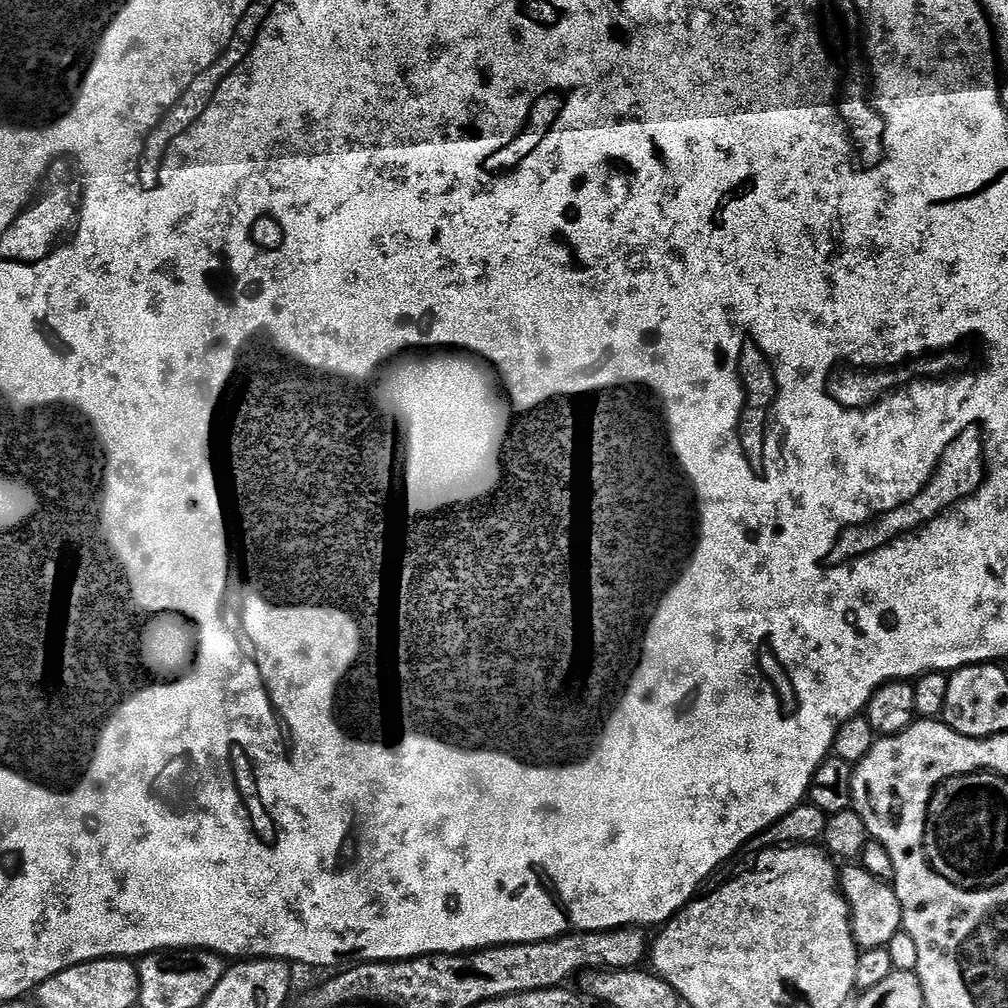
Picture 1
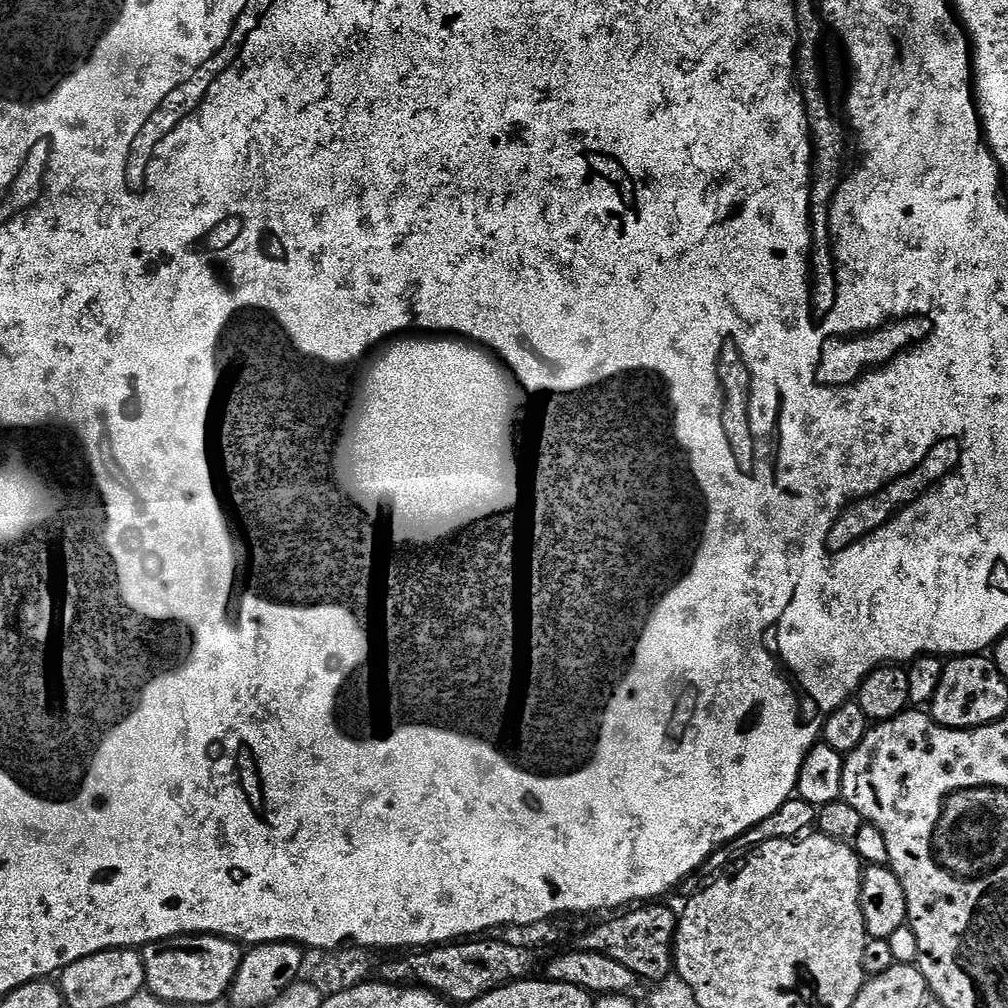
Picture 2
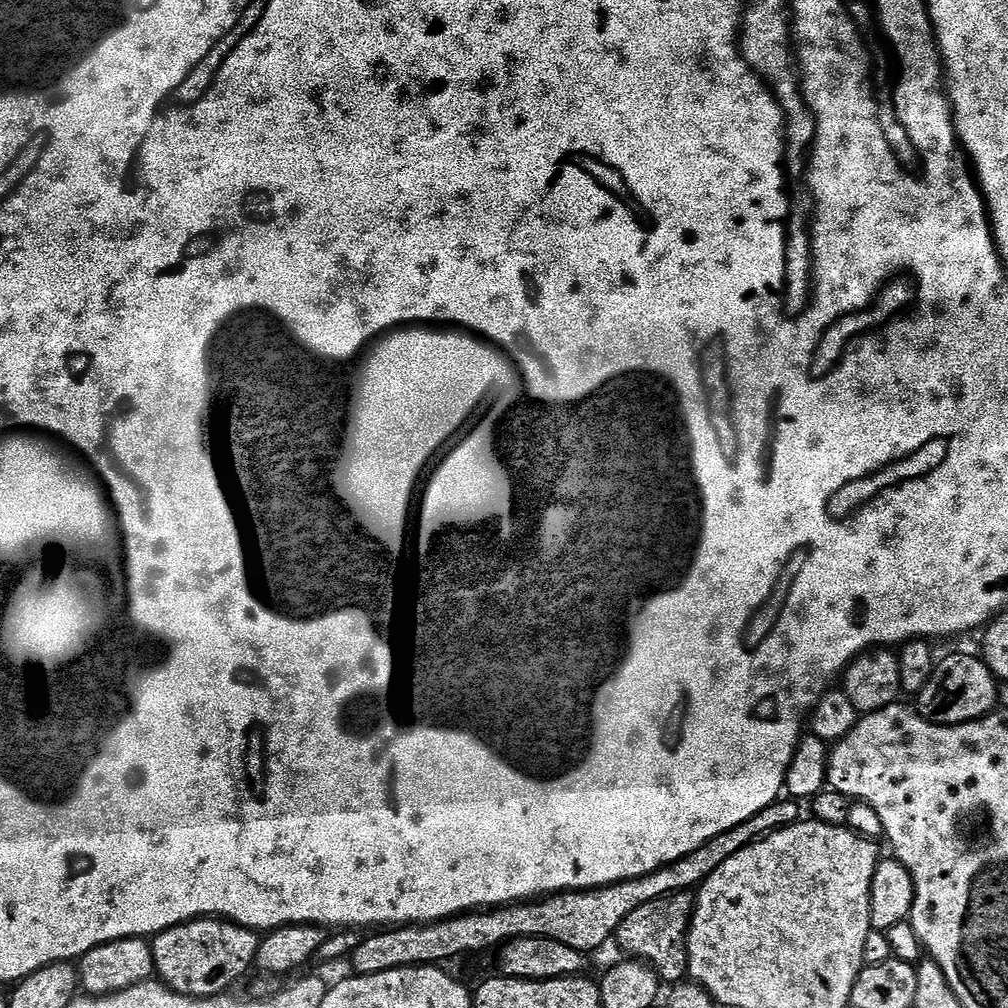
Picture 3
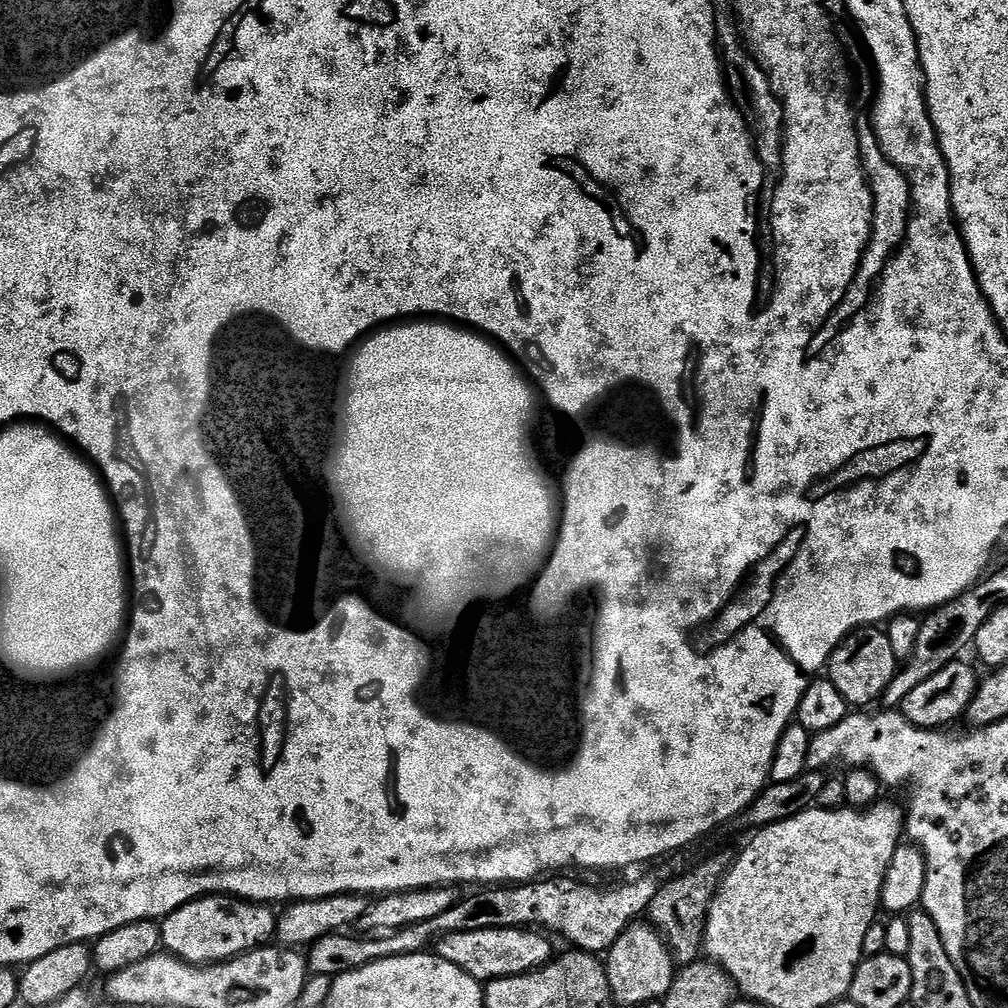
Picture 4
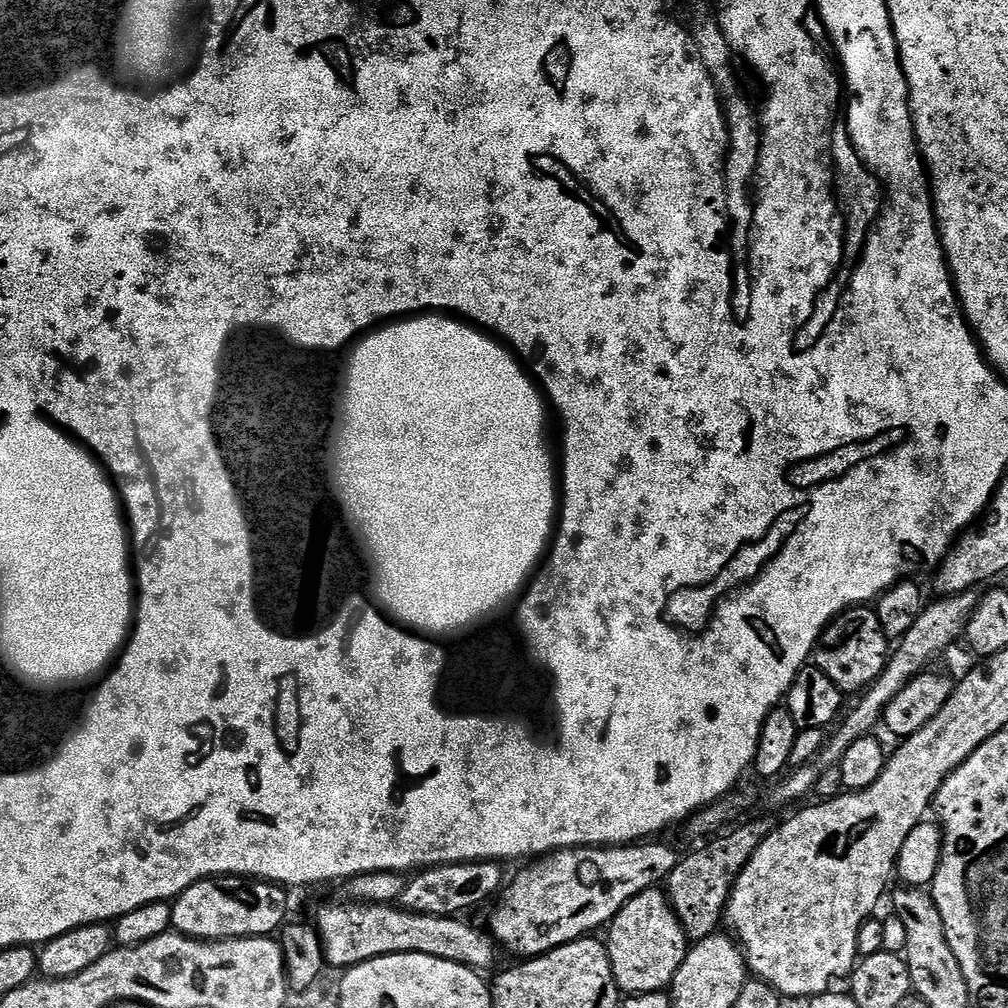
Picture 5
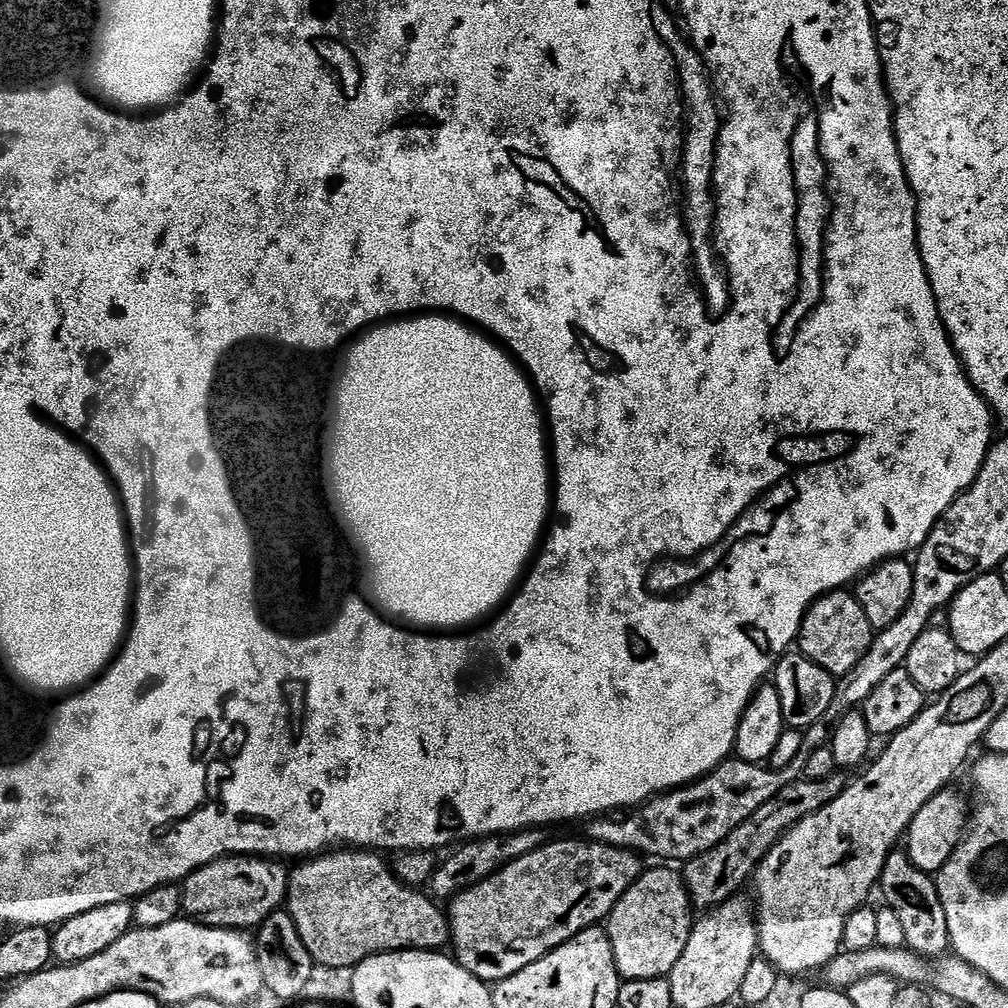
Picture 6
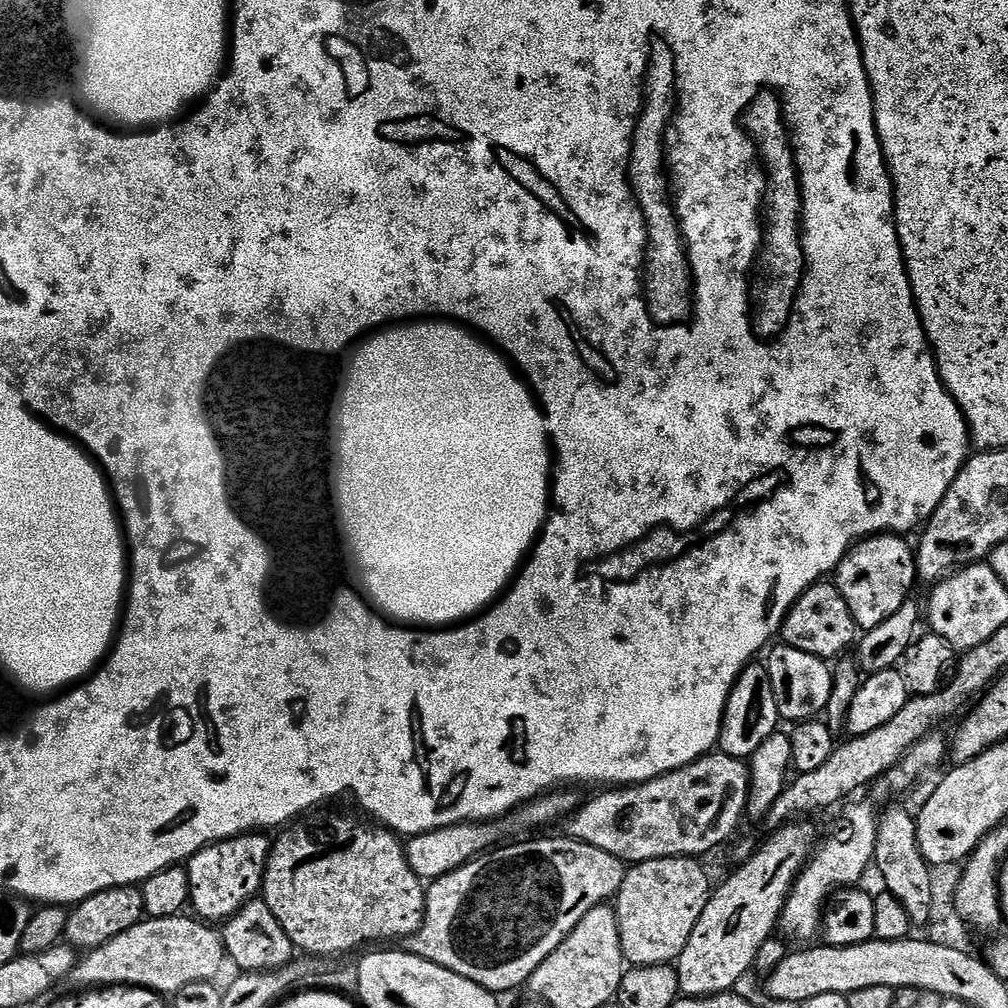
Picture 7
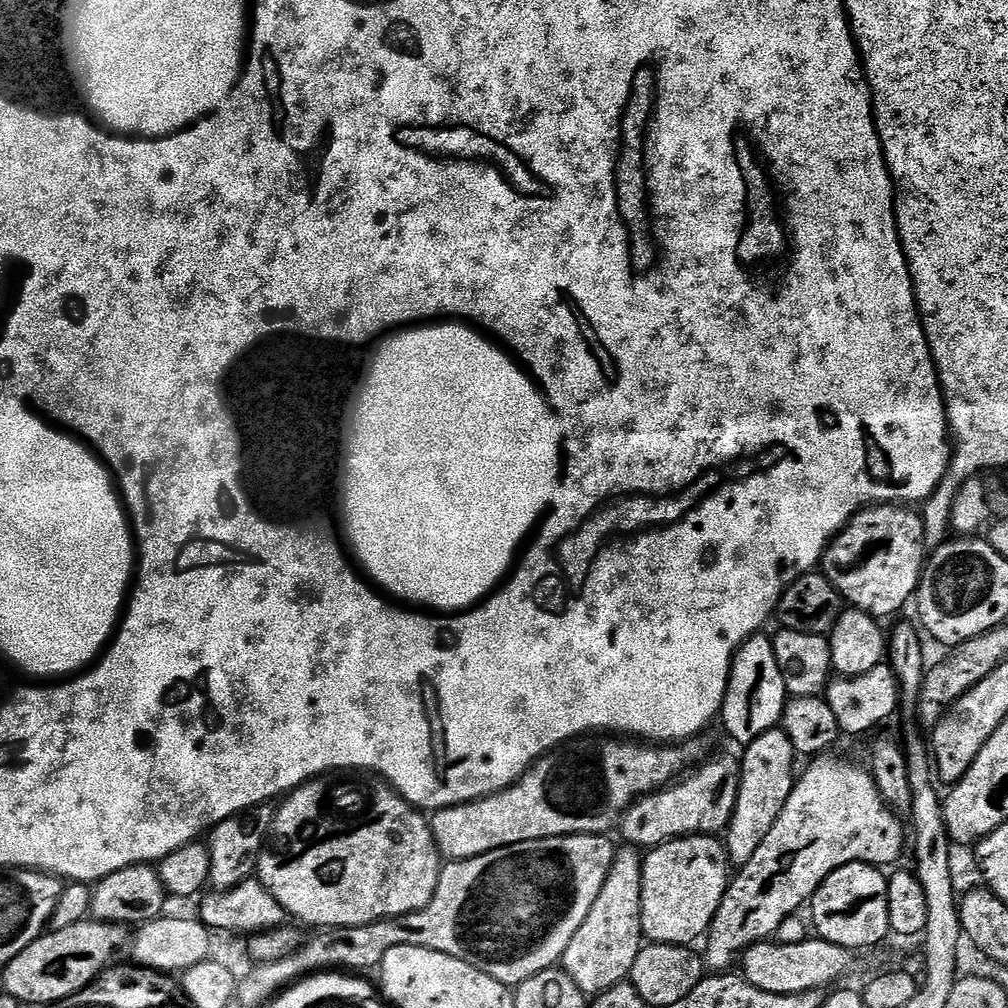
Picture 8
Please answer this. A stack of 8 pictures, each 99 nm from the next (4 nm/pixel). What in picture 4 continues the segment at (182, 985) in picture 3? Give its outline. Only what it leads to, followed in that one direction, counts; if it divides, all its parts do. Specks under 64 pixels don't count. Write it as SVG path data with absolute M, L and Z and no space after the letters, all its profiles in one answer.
M200 896L159 921L160 942L168 955L188 964L224 964L235 956L265 947L275 937L277 913L272 910L267 904L243 900L241 896Z

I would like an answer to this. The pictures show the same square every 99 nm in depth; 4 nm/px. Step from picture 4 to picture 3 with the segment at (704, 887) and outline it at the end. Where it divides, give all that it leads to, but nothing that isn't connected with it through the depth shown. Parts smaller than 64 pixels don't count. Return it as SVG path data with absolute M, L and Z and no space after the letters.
M675 892L638 906L616 932L615 943L625 948L629 957L643 960L660 975L665 985L675 986L688 976L688 931L696 913L696 896L692 892Z

